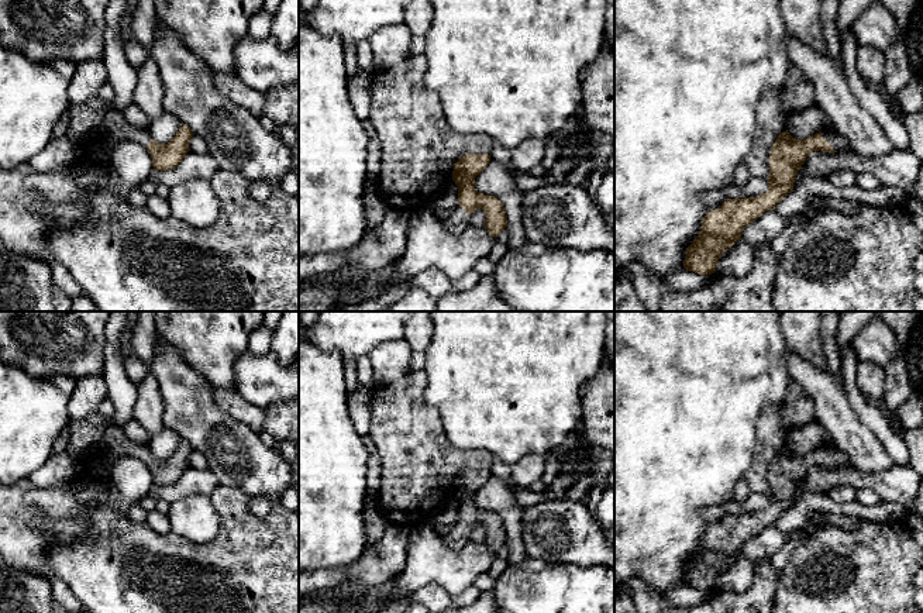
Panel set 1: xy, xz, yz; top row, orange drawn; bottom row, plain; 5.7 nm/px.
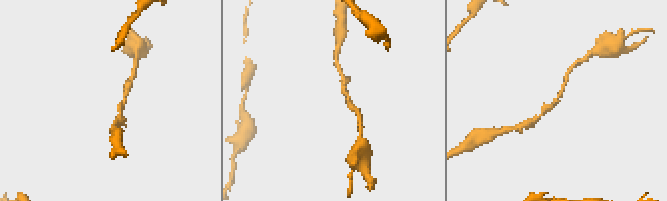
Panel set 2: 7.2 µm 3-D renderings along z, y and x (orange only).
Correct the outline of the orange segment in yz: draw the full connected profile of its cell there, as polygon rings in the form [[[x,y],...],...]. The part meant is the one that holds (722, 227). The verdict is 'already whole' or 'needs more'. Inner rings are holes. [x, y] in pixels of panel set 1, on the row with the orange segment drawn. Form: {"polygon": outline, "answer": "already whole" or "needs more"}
{"polygon": [[[819,131],[807,140],[781,132],[769,151],[769,179],[765,193],[755,197],[727,199],[706,213],[699,235],[686,248],[683,268],[699,275],[712,275],[726,249],[741,240],[743,230],[772,210],[793,190],[798,172],[813,151],[836,152],[850,147],[836,131]]], "answer": "needs more"}

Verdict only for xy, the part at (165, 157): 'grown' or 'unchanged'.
grown

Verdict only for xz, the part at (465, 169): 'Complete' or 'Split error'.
Split error

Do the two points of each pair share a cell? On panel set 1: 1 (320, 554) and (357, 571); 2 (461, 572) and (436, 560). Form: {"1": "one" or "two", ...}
{"1": "two", "2": "one"}

